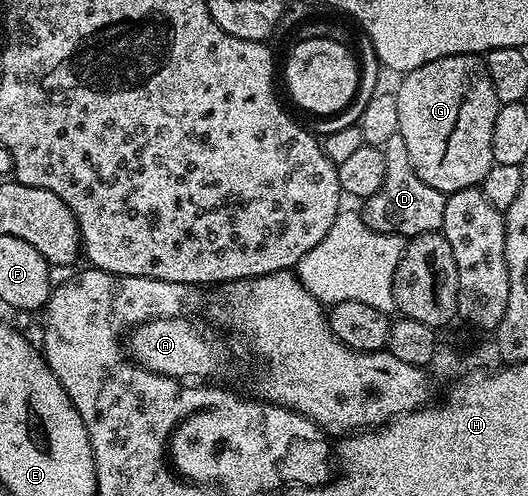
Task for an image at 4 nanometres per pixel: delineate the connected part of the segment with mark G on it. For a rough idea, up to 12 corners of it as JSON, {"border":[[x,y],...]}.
{"border":[[487,64],[406,72],[399,133],[425,185],[478,188],[500,109]]}

